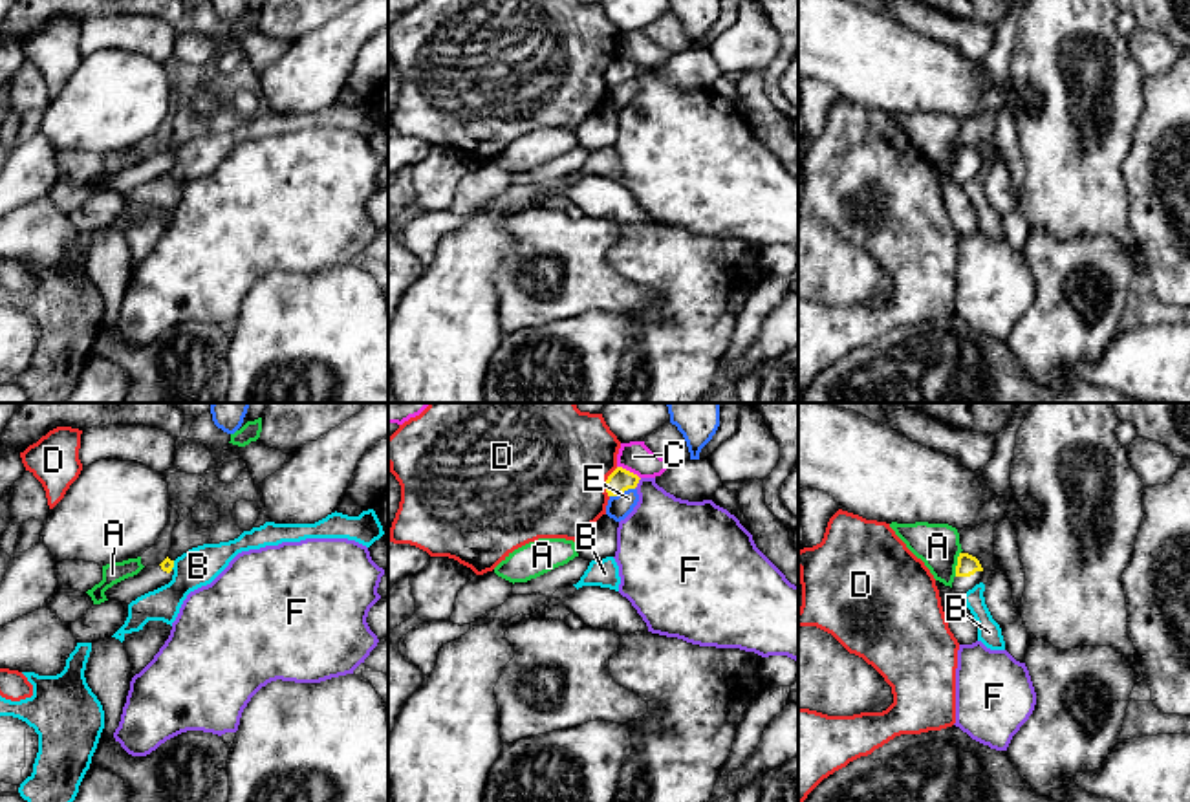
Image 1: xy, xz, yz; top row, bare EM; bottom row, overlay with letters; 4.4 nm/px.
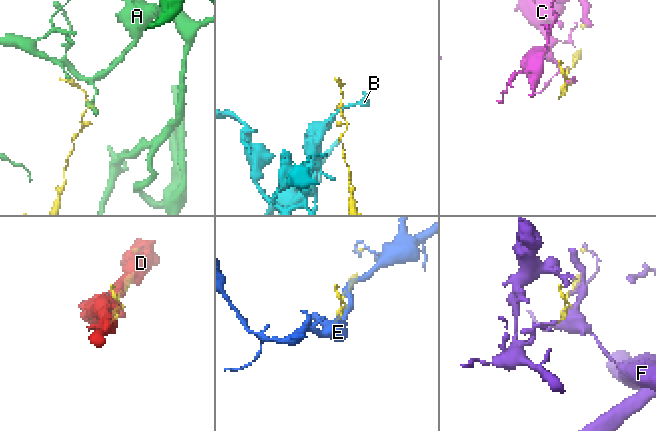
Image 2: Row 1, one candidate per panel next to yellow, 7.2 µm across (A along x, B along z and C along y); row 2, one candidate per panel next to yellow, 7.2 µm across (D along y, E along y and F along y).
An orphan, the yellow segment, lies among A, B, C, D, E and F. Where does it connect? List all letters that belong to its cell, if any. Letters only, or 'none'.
none

